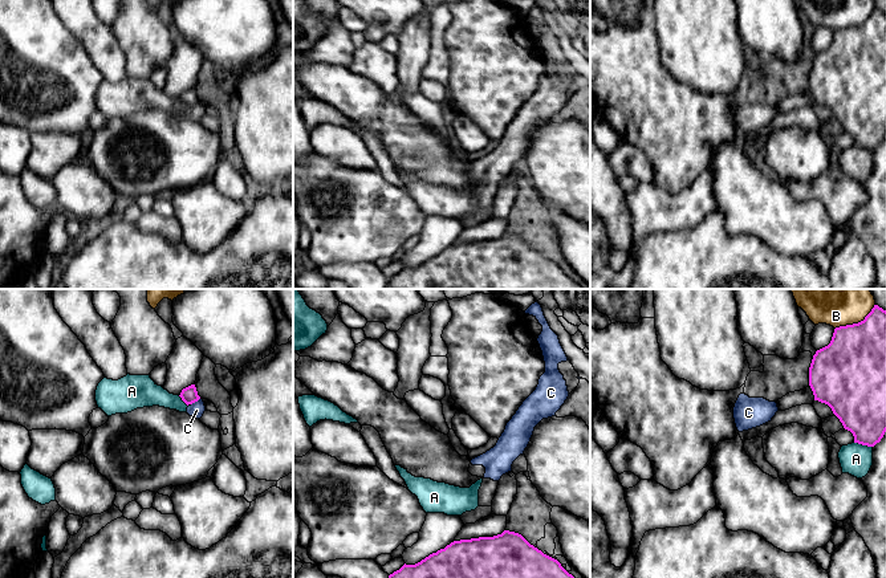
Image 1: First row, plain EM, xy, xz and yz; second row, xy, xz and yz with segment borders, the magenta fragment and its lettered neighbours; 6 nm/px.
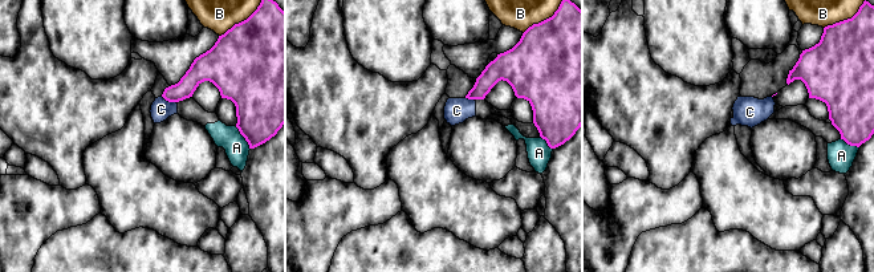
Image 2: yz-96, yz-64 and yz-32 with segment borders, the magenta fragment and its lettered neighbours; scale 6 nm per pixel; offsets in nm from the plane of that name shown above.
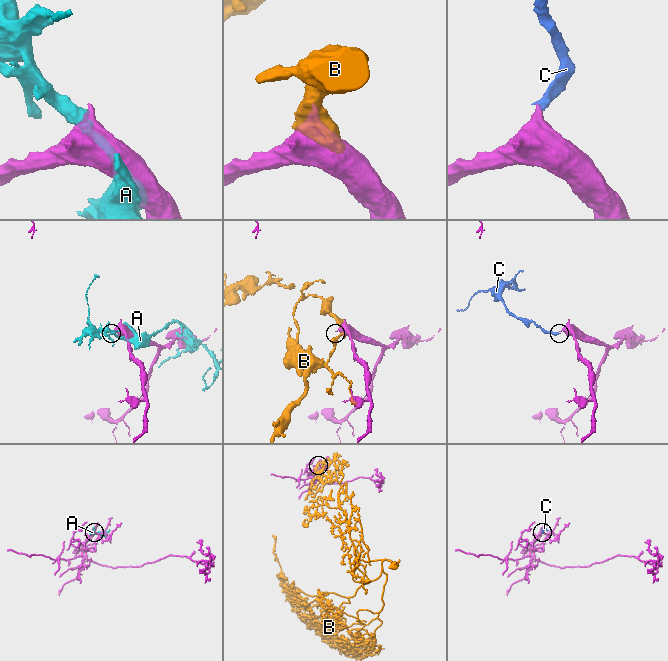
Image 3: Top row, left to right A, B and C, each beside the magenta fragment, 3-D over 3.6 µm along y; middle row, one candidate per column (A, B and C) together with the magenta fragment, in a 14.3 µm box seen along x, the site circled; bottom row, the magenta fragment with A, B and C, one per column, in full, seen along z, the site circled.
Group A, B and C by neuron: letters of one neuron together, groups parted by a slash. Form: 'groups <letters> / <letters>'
groups A C / B

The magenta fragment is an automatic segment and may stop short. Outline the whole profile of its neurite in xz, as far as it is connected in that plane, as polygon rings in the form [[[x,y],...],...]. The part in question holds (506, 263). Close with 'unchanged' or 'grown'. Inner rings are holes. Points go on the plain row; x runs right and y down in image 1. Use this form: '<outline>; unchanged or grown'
[[[504,233],[493,240],[454,244],[415,268],[389,278],[387,289],[586,289],[561,266],[531,248],[521,237]]]; unchanged

